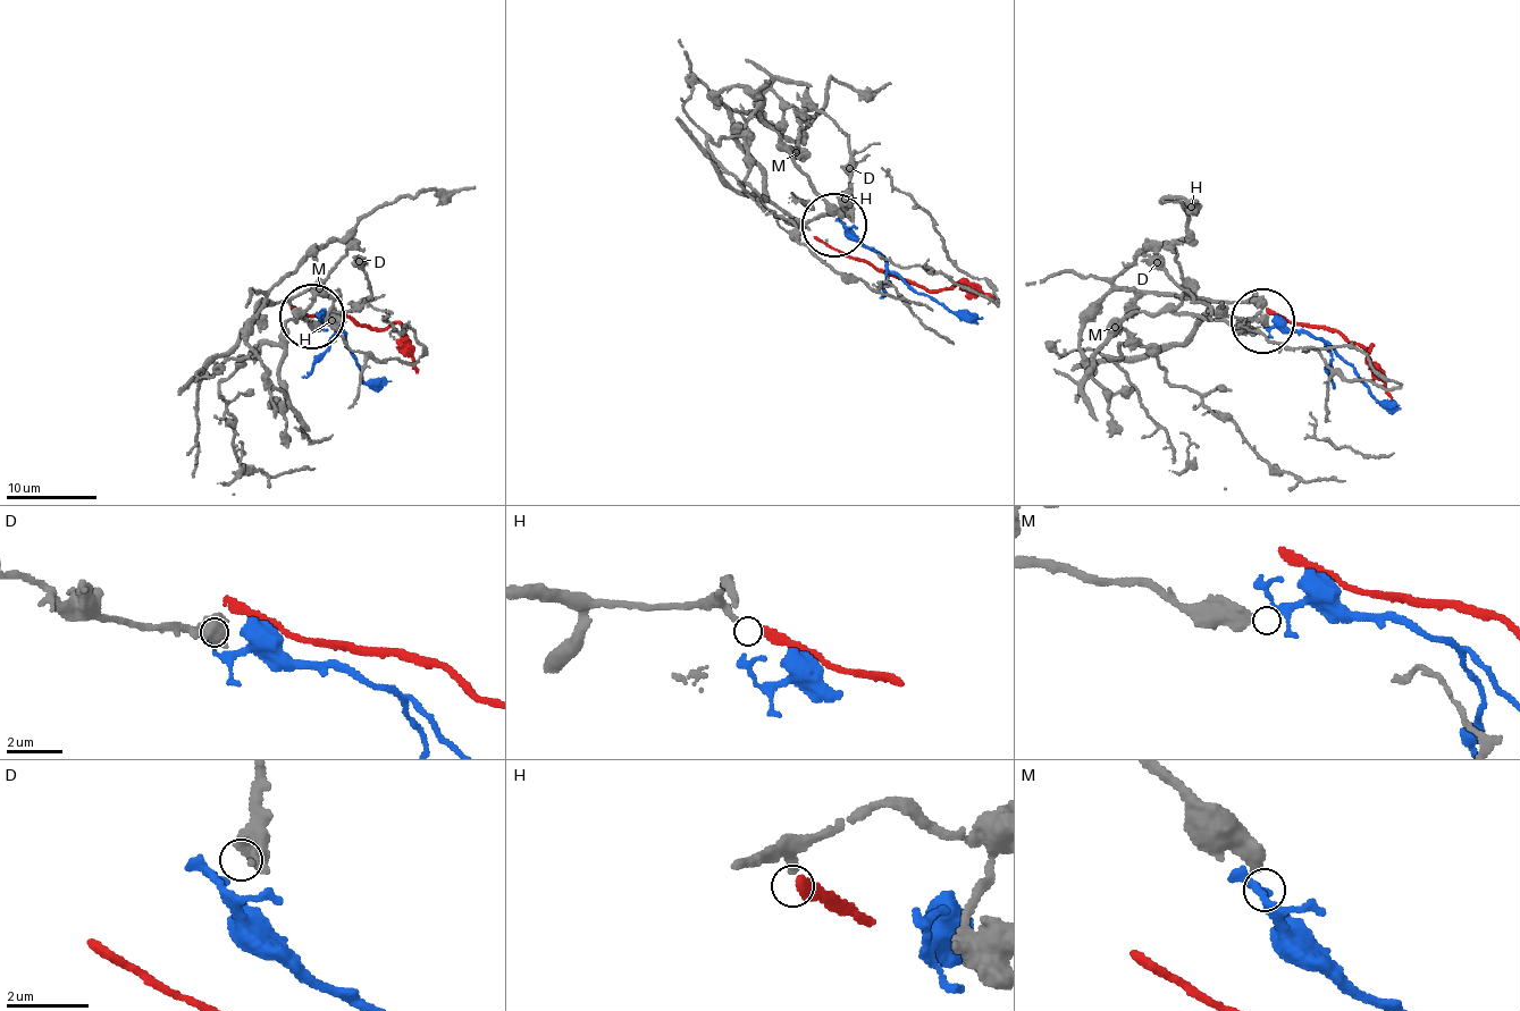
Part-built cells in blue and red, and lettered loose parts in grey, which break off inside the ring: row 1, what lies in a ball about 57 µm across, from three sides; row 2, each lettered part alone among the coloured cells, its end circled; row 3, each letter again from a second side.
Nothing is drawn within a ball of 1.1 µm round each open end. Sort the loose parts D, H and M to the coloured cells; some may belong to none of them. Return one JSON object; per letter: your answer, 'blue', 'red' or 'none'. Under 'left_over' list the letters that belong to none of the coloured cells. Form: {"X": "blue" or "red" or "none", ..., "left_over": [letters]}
{"D": "none", "H": "red", "M": "blue", "left_over": ["D"]}

